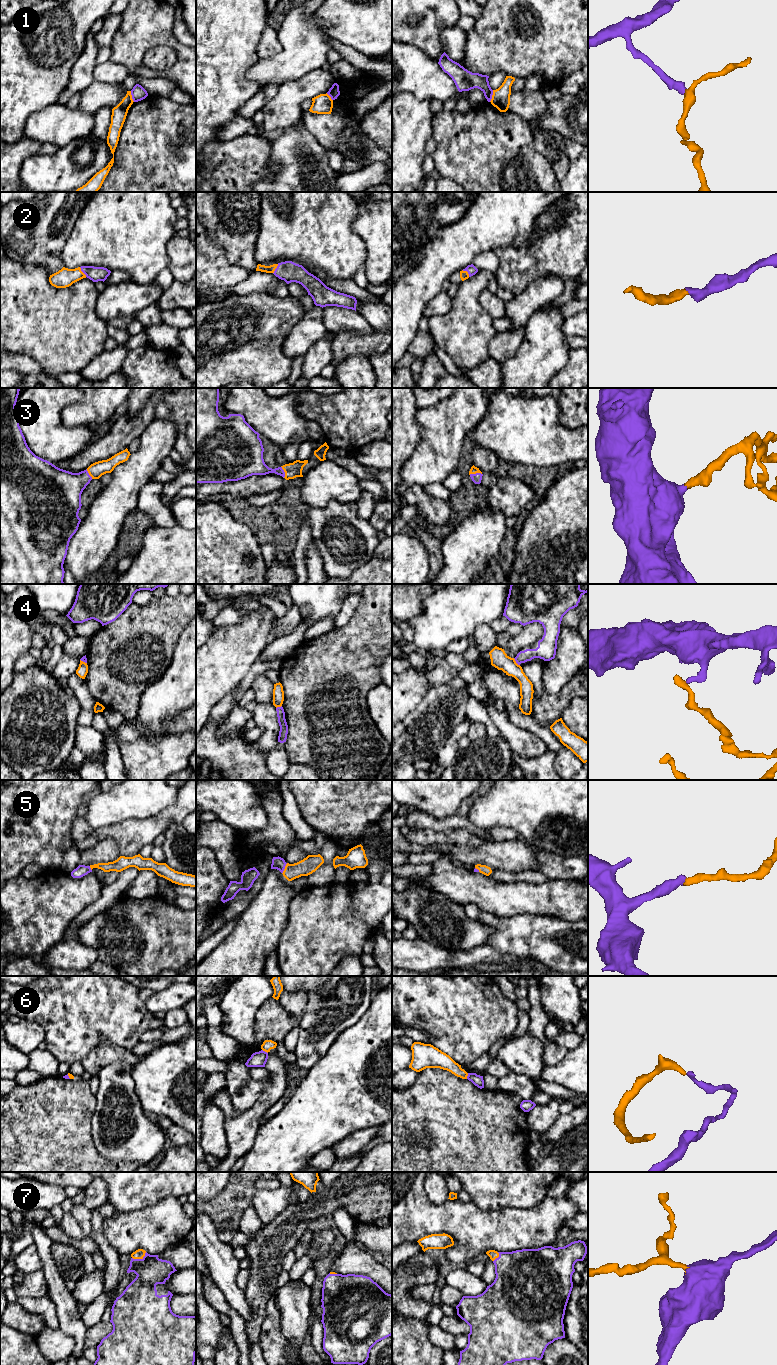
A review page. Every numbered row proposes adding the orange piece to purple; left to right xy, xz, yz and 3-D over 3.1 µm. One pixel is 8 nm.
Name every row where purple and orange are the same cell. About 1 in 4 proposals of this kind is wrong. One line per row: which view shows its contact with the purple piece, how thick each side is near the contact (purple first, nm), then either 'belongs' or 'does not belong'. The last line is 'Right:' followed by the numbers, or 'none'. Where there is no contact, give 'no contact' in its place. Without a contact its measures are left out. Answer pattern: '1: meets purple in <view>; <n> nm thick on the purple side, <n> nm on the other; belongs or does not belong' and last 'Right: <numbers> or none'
1: meets purple in yz; 160 nm thick on the purple side, 140 nm on the other; does not belong
2: meets purple in xy; 120 nm thick on the purple side, 150 nm on the other; belongs
3: meets purple in yz; 80 nm thick on the purple side, 60 nm on the other; belongs
4: meets purple in yz; 140 nm thick on the purple side, 140 nm on the other; does not belong
5: meets purple in xz; 100 nm thick on the purple side, 140 nm on the other; belongs
6: meets purple in xz; 130 nm thick on the purple side, 90 nm on the other; does not belong
7: meets purple in xy; 240 nm thick on the purple side, 80 nm on the other; belongs
Right: 2, 3, 5, 7

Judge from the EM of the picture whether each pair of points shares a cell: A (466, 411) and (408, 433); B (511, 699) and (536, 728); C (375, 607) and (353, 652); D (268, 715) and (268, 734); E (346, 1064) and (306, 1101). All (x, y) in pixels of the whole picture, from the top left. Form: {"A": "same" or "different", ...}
{"A": "different", "B": "same", "C": "same", "D": "same", "E": "same"}

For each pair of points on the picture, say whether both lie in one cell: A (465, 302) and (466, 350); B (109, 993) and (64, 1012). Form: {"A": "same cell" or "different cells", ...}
{"A": "same cell", "B": "same cell"}

